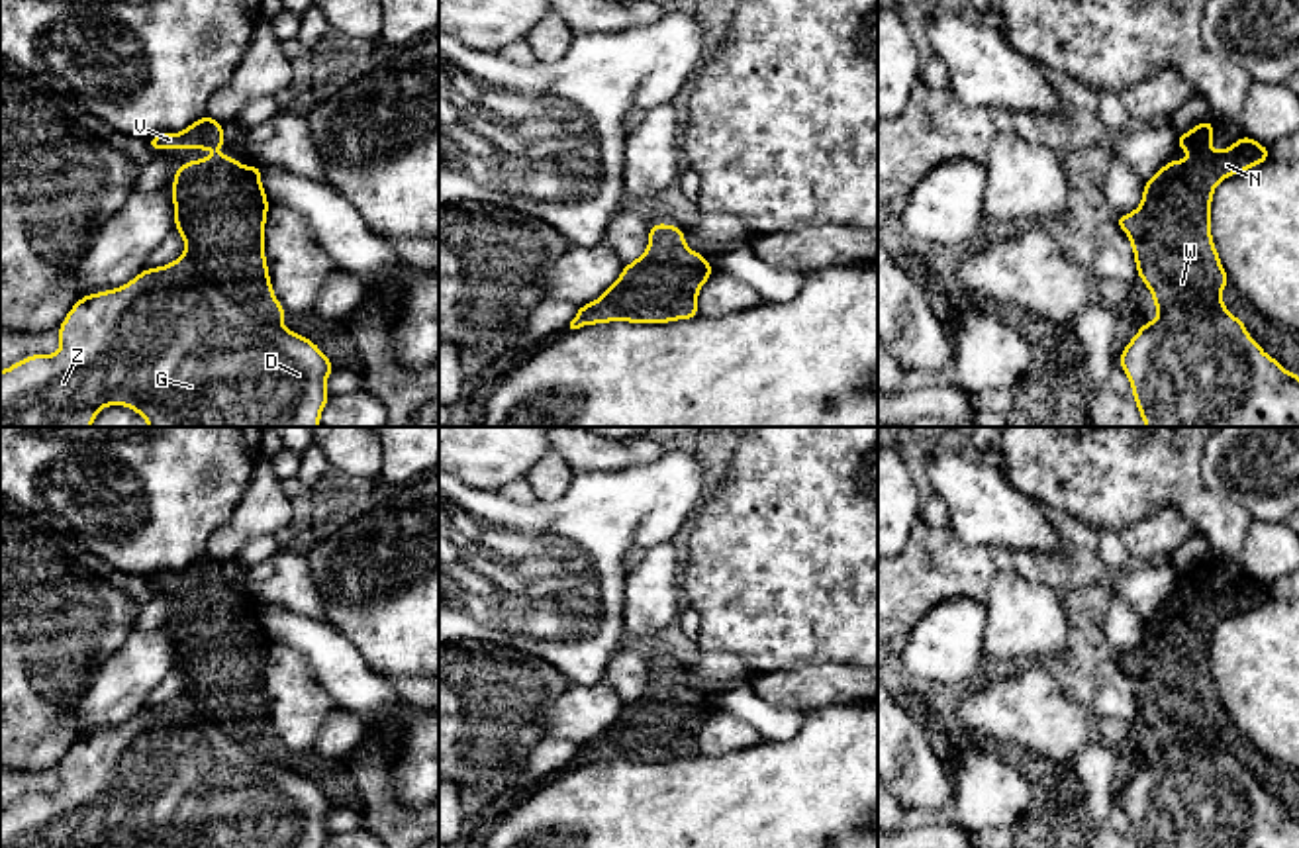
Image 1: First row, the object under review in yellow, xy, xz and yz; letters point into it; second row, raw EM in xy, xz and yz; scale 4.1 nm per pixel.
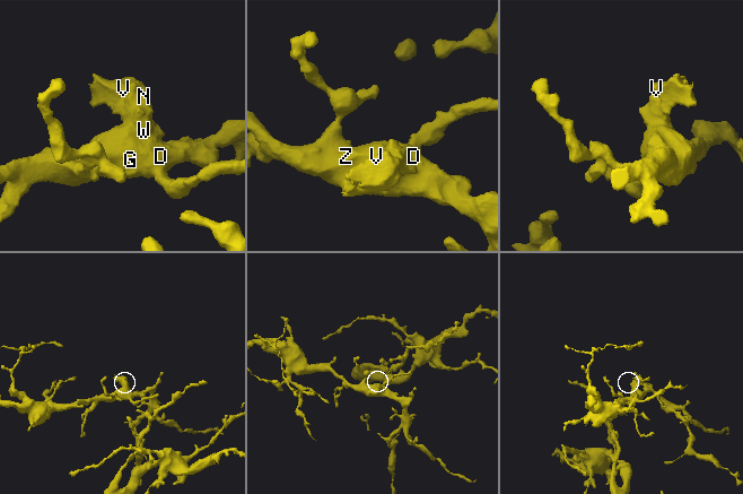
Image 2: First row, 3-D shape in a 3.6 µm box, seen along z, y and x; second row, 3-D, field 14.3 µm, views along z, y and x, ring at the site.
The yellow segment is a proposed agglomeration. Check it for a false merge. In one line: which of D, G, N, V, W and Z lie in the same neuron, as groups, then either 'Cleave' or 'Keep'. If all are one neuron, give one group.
Groups: D G N V W Z. Keep

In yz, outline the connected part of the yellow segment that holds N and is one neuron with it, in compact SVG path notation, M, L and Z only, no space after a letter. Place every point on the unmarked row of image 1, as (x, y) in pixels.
M1213 558L1201 560L1187 572L1178 574L1176 588L1187 588L1185 599L1168 599L1150 619L1144 621L1140 644L1115 656L1131 678L1136 715L1148 725L1158 756L1142 762L1127 781L1119 803L1127 813L1138 848L1299 848L1299 813L1291 813L1248 774L1242 756L1227 750L1221 729L1232 721L1221 703L1211 672L1211 642L1217 623L1238 611L1246 611L1270 595L1270 586L1242 574L1230 586L1215 591Z

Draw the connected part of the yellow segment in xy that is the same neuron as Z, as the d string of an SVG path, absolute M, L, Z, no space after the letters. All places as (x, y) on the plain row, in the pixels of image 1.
M216 593L202 599L188 599L172 611L174 629L174 670L184 678L180 697L157 705L143 707L133 719L120 727L82 734L67 752L57 772L61 785L55 793L29 793L6 809L0 809L0 848L104 848L108 844L123 844L131 848L323 848L329 840L325 826L327 815L337 807L321 791L321 787L306 774L284 768L286 748L274 734L265 693L265 664L268 652L268 636L261 621L261 603L243 605L235 595Z

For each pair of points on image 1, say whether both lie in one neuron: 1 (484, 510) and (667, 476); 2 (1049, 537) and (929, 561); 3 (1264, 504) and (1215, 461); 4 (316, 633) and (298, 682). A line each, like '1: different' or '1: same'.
1: same
2: different
3: same
4: different

